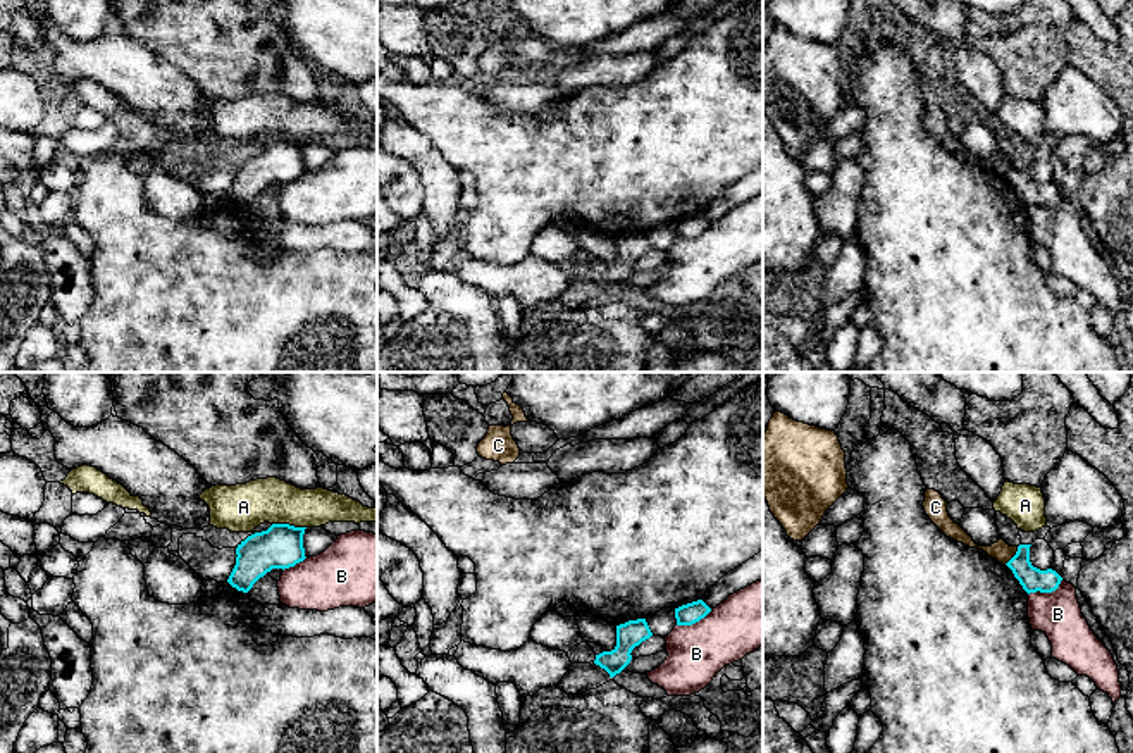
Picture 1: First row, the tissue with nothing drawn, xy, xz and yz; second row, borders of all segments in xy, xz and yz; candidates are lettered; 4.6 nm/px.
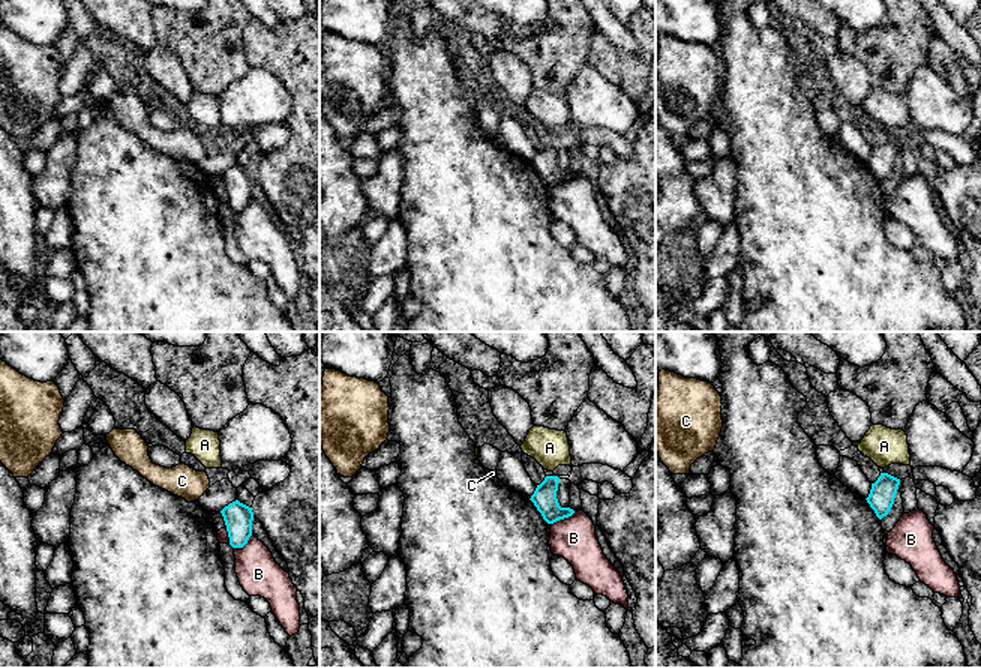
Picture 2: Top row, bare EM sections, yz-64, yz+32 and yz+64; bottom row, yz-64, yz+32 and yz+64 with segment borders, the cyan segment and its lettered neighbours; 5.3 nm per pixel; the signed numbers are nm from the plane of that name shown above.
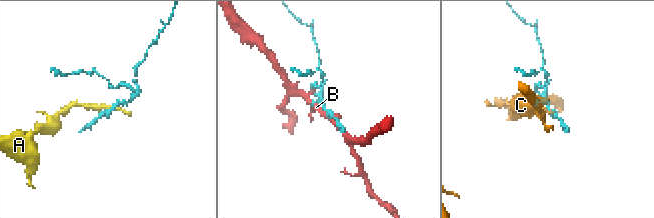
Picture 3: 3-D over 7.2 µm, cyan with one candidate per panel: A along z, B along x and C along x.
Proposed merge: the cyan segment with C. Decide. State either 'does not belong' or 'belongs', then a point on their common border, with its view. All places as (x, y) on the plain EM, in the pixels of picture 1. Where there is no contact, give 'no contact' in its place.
does not belong; meets cyan in yz at (1015, 169)

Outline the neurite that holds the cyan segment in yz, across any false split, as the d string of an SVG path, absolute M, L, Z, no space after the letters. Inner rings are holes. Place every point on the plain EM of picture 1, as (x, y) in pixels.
M1019 159L1016 169L1006 179L1012 184L1014 191L1028 208L1037 205L1056 205L1062 191L1052 183L1040 184L1033 181L1030 176L1030 160L1031 159Z

